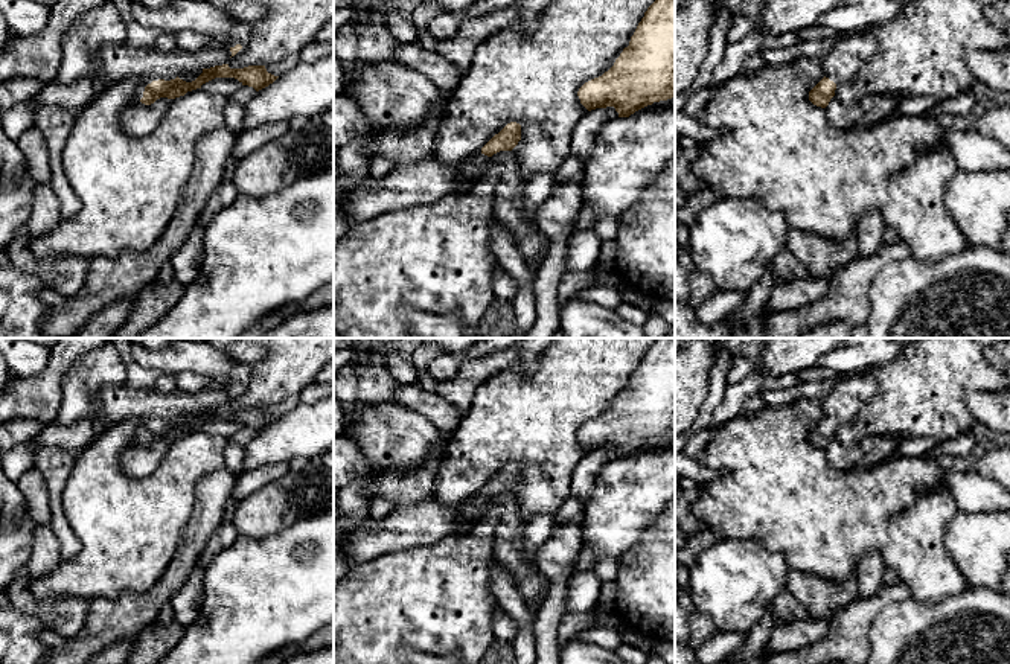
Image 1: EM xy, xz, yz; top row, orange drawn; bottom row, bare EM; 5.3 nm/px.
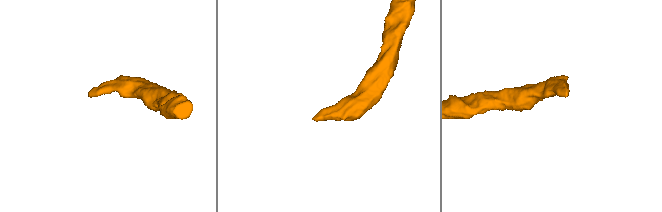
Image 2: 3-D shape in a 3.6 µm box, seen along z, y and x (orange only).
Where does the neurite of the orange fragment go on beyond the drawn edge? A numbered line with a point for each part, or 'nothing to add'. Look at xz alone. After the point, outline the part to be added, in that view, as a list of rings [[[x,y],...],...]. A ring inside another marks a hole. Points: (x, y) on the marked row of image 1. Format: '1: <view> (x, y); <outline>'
1: xz (471, 169); [[[478,154],[475,157],[469,157],[460,164],[459,174],[452,178],[452,181],[457,183],[457,190],[451,195],[462,195],[469,187],[474,186],[474,183],[484,175],[486,169],[489,166],[489,157],[484,154]]]

